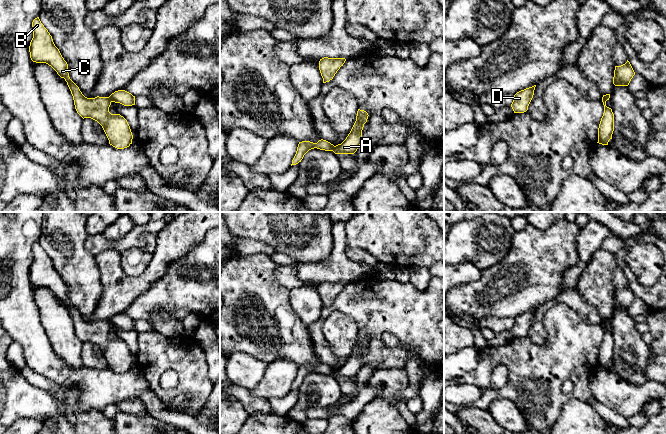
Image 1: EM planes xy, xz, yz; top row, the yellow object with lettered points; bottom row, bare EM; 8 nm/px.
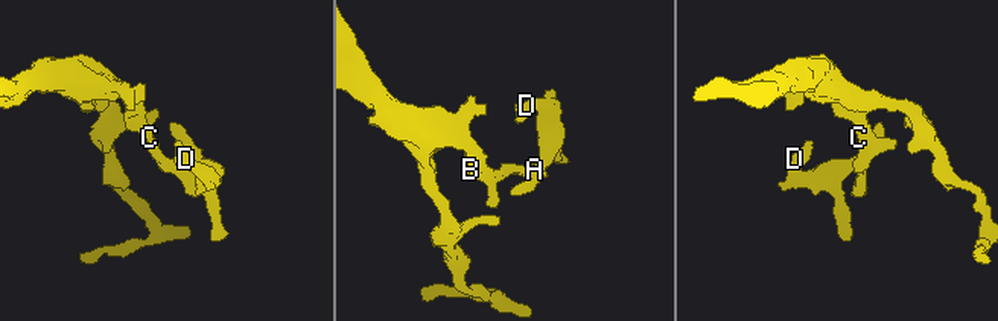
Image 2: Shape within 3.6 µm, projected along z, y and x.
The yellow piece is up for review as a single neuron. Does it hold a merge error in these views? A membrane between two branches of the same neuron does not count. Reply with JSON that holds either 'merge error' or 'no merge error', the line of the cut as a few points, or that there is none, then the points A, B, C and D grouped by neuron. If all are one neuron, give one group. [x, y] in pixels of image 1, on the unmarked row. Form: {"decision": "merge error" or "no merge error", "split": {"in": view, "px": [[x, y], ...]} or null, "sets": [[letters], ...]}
{"decision": "merge error", "split": {"in": "xz", "px": [[335, 370], [333, 375]]}, "sets": [["A", "D"], ["B", "C"]]}

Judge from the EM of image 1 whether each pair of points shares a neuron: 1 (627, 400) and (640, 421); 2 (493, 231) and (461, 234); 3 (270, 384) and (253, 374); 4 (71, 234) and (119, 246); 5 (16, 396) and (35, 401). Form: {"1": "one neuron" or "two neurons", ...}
{"1": "two neurons", "2": "one neuron", "3": "two neurons", "4": "two neurons", "5": "one neuron"}

